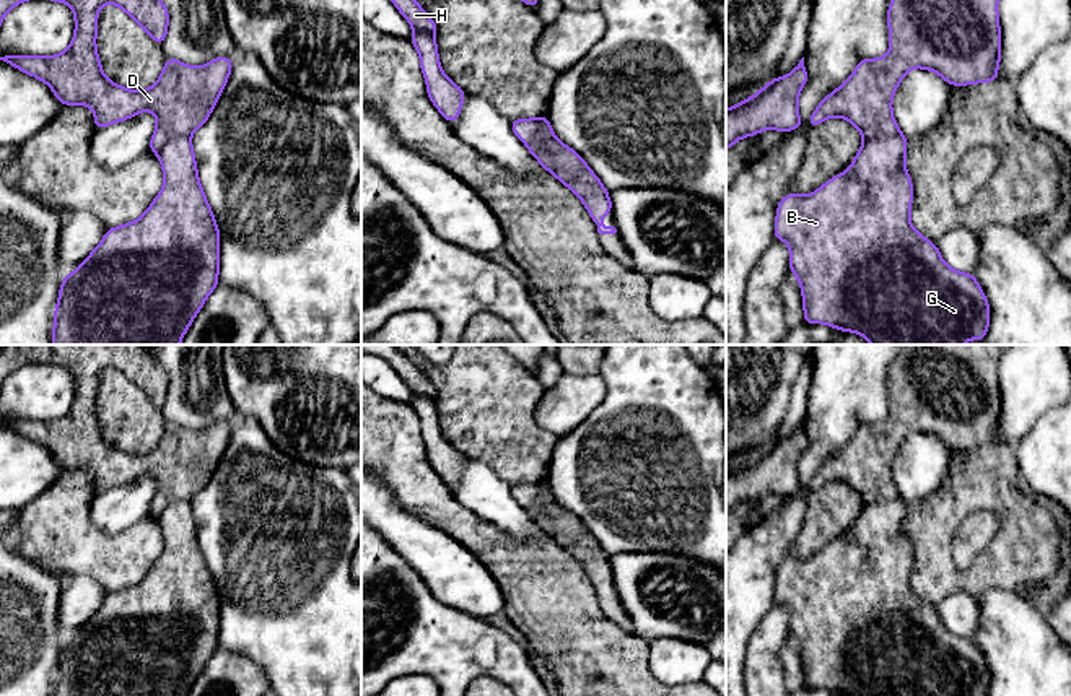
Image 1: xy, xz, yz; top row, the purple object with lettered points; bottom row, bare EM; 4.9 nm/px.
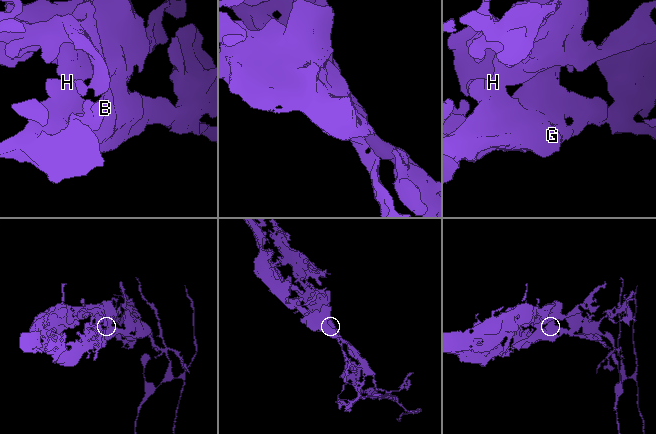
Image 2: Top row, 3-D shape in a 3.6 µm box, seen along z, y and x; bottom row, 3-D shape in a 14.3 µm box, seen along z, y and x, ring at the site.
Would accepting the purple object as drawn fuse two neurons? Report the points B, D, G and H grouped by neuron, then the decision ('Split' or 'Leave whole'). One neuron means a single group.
Groups: B D G H. Leave whole

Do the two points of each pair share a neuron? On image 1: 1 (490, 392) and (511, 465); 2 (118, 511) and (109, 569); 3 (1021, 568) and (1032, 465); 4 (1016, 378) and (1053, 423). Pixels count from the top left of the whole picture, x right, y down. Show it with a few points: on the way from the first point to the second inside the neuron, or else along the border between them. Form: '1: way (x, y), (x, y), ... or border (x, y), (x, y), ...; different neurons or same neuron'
1: way (490, 410), (490, 418), (511, 443), (511, 448); same neuron
2: border (90, 504), (90, 519), (109, 534), (148, 516); different neurons
3: border (1011, 448), (1019, 474); different neurons
4: border (1053, 405), (1019, 441); different neurons

